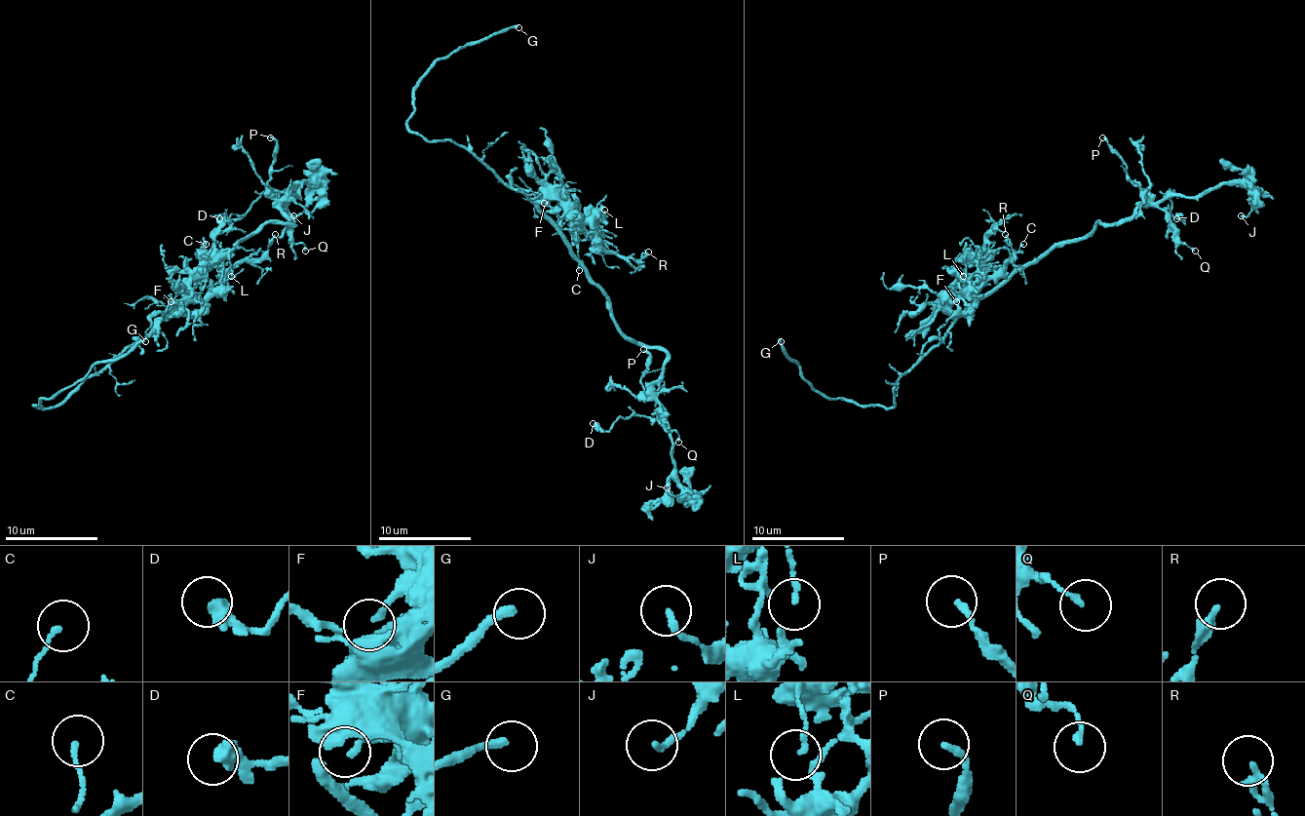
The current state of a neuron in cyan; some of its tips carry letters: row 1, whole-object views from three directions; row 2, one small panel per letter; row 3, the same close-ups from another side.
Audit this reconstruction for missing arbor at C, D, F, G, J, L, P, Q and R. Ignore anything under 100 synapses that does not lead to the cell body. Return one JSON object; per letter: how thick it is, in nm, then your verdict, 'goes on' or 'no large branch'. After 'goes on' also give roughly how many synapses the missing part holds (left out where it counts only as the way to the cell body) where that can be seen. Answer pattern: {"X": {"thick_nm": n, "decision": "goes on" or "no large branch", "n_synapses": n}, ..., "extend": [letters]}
{"C": {"thick_nm": 140, "decision": "no large branch"}, "D": {"thick_nm": 500, "decision": "no large branch"}, "F": {"thick_nm": 170, "decision": "no large branch"}, "G": {"thick_nm": 240, "decision": "goes on"}, "J": {"thick_nm": 200, "decision": "no large branch"}, "L": {"thick_nm": 150, "decision": "no large branch"}, "P": {"thick_nm": 200, "decision": "no large branch"}, "Q": {"thick_nm": 140, "decision": "no large branch"}, "R": {"thick_nm": 200, "decision": "no large branch"}, "extend": ["G"]}

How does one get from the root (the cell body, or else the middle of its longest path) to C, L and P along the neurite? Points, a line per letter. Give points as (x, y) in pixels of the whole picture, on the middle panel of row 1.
C: (556, 226), (556, 231), (579, 261), (579, 270)
L: (556, 226), (556, 231), (579, 263), (579, 233), (604, 210)
P: (556, 226), (606, 298), (614, 324), (667, 356), (662, 376), (646, 395), (643, 349)

